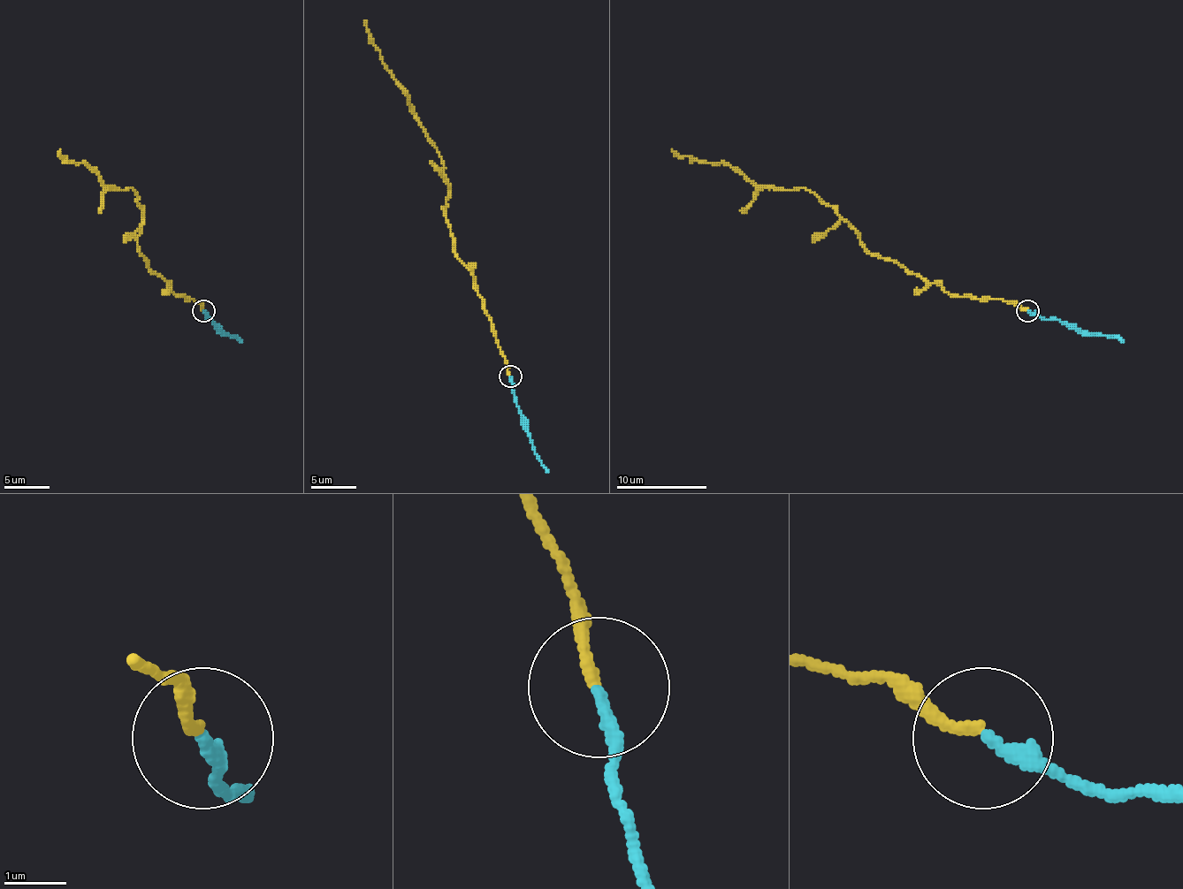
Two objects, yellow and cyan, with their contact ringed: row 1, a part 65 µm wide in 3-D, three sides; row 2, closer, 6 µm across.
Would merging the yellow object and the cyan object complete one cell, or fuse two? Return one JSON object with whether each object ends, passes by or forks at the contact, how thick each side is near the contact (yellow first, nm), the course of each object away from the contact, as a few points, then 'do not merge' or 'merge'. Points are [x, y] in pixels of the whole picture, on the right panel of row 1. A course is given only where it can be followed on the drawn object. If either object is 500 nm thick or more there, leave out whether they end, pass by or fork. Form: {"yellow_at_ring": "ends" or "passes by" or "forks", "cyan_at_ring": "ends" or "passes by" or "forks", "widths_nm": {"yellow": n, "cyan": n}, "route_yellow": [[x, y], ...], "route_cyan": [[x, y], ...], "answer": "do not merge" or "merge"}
{"yellow_at_ring": "ends", "cyan_at_ring": "ends", "widths_nm": {"yellow": 160, "cyan": 200}, "route_yellow": [[1028, 310], [1001, 299], [950, 297], [873, 255], [803, 187], [758, 187], [728, 165], [672, 149]], "route_cyan": [[1028, 310], [1046, 319], [1073, 323], [1085, 333], [1110, 335], [1123, 342]], "answer": "merge"}

